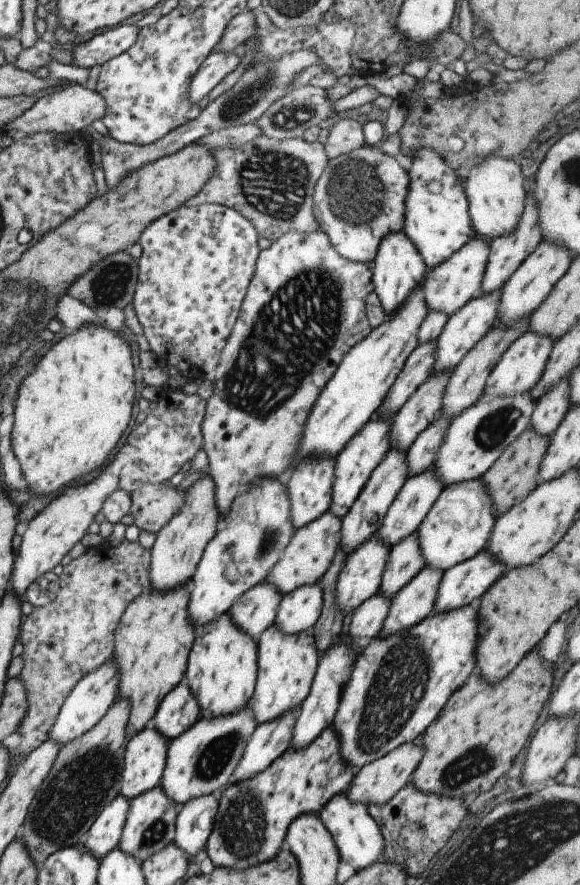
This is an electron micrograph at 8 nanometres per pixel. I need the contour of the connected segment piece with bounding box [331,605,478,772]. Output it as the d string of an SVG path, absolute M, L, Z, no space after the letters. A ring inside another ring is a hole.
M465 605L442 613L433 611L408 629L386 637L378 635L362 643L361 653L356 656L331 724L339 739L341 758L352 766L354 772L400 744L417 741L417 736L421 736L437 718L447 698L475 668L477 622L478 612Z

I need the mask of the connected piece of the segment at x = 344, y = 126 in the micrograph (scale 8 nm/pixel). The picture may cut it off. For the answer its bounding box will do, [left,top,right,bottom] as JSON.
[324,116,364,159]

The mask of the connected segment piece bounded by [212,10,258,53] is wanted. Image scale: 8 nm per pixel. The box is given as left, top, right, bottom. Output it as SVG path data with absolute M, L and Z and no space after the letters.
M243 10L225 25L219 42L212 50L231 53L236 46L241 45L249 37L253 37L257 30L253 13Z

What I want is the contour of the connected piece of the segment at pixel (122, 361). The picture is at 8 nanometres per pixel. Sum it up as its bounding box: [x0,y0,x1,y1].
[10,323,133,494]

